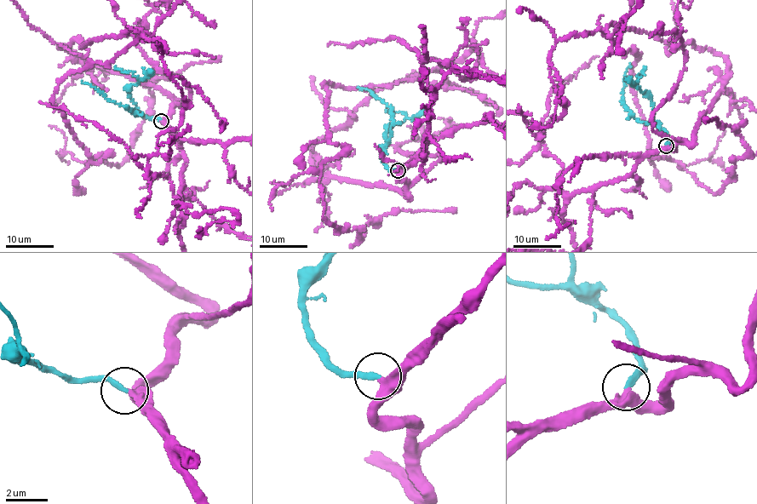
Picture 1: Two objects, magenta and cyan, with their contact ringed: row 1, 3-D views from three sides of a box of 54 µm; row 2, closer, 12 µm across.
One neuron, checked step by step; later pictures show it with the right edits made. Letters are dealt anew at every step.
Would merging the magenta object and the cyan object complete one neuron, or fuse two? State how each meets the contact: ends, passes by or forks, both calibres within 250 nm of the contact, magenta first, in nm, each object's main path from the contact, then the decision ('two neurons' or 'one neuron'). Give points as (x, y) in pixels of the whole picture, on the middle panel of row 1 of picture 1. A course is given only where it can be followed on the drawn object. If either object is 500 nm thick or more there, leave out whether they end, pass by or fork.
magenta passes by | cyan ends | 320/260 nm | cyan via (398, 170), (387, 168), (382, 156), (381, 149), (387, 143), (392, 119), (389, 106), (369, 91), (357, 87) | one neuron

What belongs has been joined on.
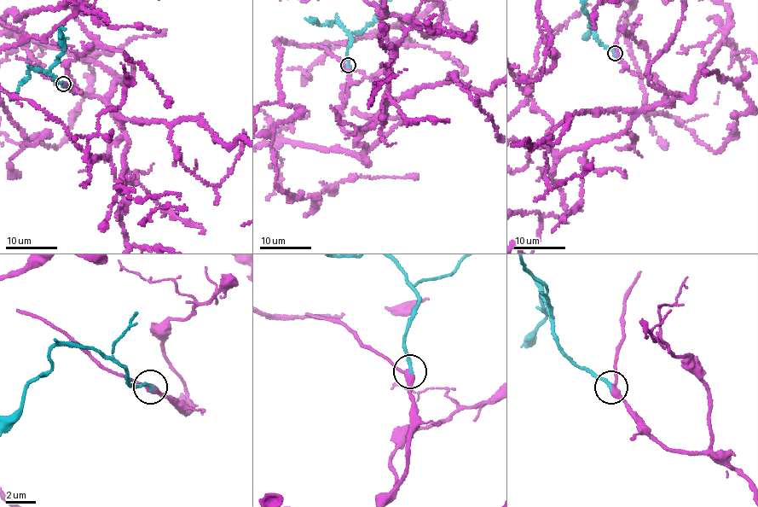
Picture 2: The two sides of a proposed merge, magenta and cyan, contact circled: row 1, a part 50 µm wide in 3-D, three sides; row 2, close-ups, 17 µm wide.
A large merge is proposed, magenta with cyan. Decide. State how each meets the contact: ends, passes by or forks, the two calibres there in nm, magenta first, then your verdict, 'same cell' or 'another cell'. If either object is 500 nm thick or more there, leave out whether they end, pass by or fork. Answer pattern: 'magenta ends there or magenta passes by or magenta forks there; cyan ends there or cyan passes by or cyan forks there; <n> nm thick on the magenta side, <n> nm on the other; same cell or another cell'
magenta passes by; cyan ends there; 320 nm thick on the magenta side, 280 nm on the other; same cell

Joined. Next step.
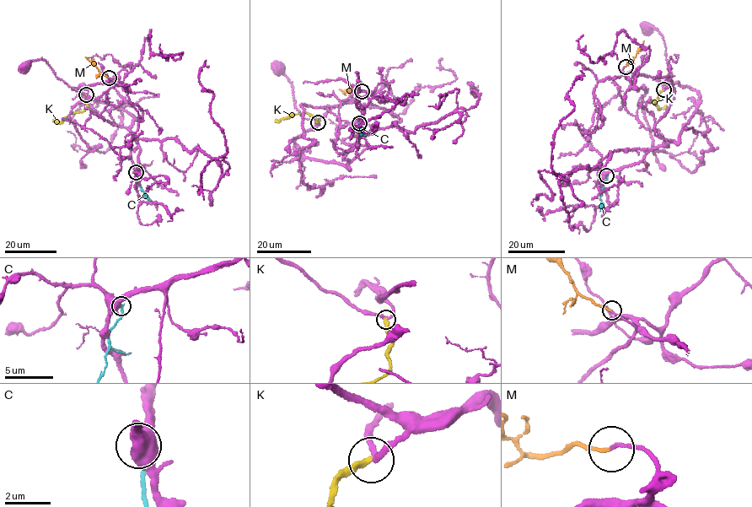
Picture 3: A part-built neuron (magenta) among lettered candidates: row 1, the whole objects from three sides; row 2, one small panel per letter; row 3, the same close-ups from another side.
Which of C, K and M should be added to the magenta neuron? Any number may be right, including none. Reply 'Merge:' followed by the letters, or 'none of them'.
Merge: M

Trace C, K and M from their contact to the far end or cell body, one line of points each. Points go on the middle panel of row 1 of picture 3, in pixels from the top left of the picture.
C: (359, 123), (361, 131), (366, 135)
K: (318, 123), (319, 121), (307, 113), (290, 115), (278, 121), (275, 119)
M: (362, 91), (340, 88)

